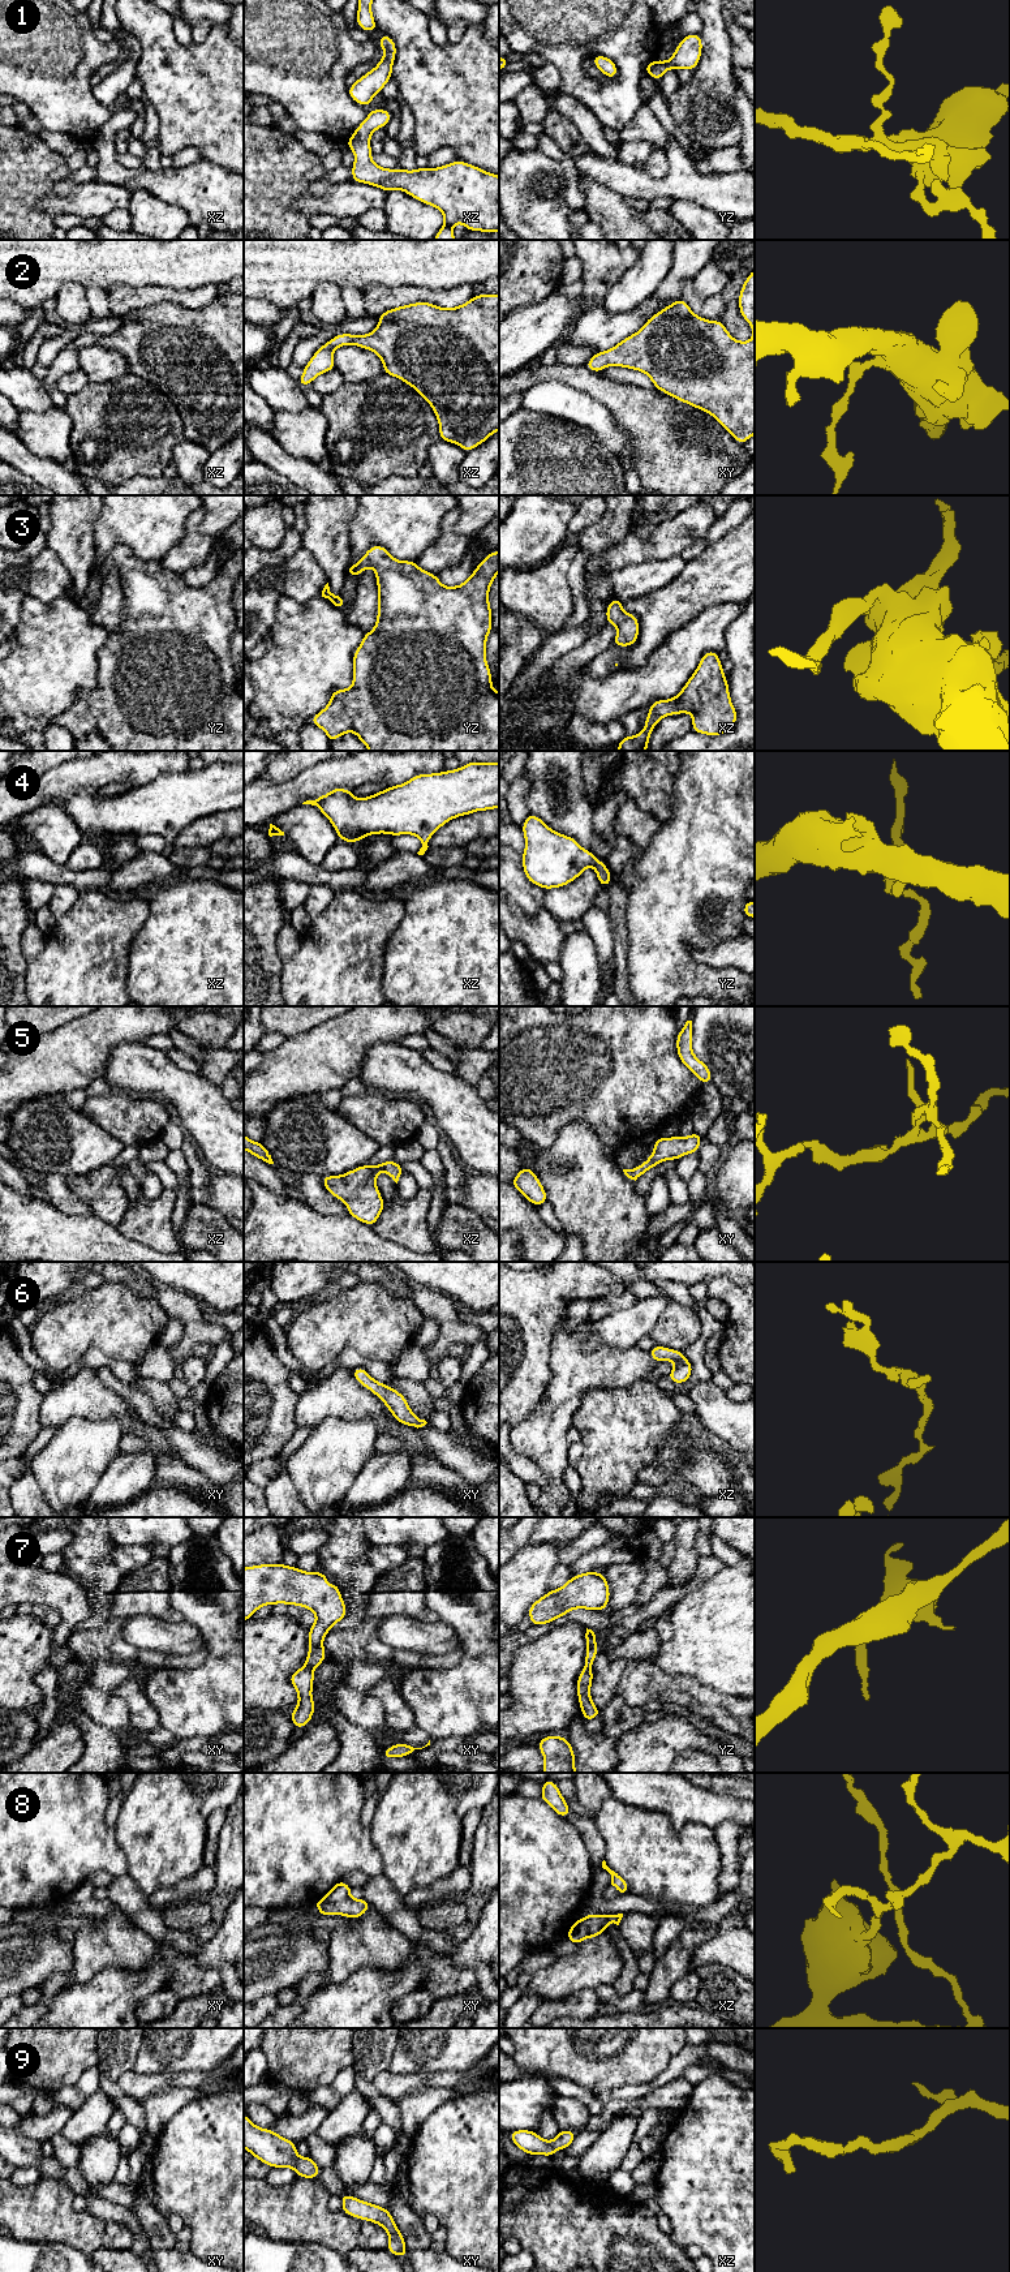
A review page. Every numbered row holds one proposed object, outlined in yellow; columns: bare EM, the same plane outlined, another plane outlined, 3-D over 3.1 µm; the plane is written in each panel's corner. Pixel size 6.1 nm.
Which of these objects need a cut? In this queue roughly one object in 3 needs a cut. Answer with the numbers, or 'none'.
7, 8

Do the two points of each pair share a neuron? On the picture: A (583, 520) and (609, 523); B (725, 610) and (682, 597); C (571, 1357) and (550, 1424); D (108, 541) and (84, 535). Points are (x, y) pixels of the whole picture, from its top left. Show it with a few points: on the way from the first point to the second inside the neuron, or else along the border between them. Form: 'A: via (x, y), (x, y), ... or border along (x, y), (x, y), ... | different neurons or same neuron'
A: border along (606, 509), (598, 520), (587, 525), (574, 538) | different neurons
B: border along (740, 602), (720, 602), (708, 606), (686, 623) | different neurons
C: via (571, 1374), (571, 1381), (557, 1407) | same neuron
D: border along (100, 509), (94, 528), (93, 563) | different neurons

